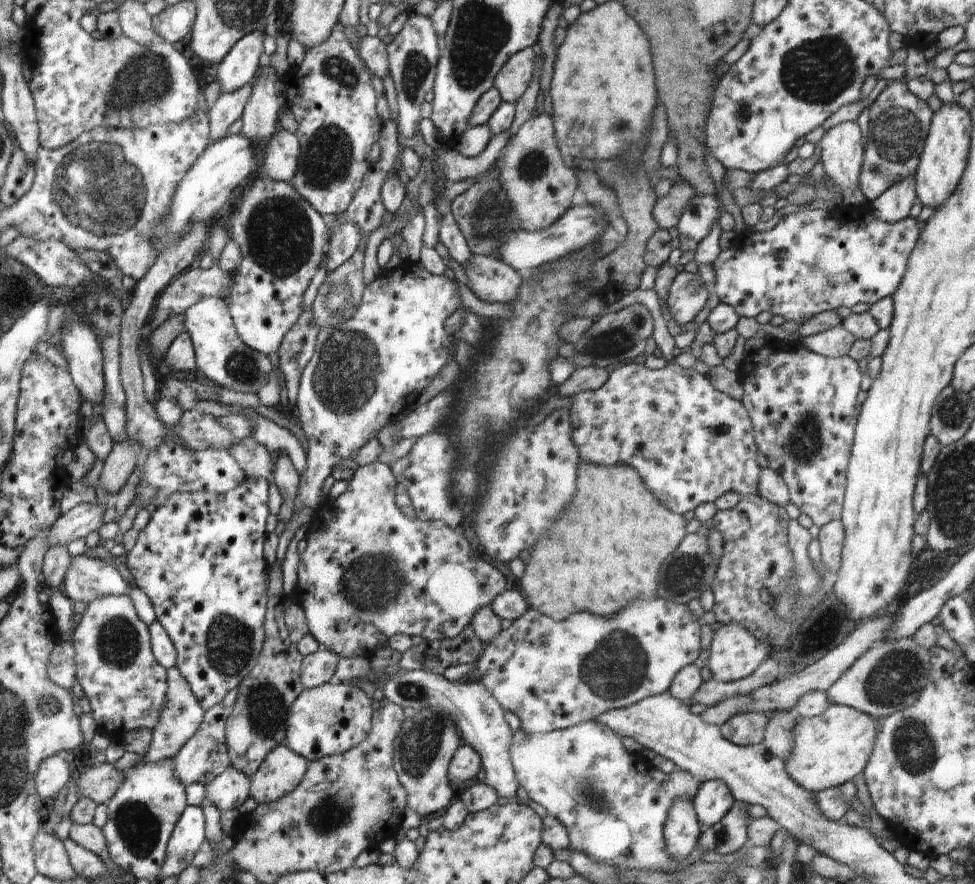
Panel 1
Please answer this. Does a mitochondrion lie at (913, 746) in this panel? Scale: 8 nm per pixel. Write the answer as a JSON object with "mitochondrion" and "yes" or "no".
{"mitochondrion":"yes"}

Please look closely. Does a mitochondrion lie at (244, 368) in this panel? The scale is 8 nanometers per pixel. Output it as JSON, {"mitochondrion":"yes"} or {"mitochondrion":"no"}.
{"mitochondrion":"yes"}

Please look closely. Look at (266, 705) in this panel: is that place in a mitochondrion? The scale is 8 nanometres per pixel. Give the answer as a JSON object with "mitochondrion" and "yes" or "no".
{"mitochondrion":"yes"}

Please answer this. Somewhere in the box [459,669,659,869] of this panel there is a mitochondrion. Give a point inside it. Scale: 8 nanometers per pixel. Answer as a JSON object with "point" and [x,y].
{"point":[590,795]}

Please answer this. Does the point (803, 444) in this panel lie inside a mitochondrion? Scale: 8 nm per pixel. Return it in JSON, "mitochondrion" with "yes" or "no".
{"mitochondrion":"yes"}

